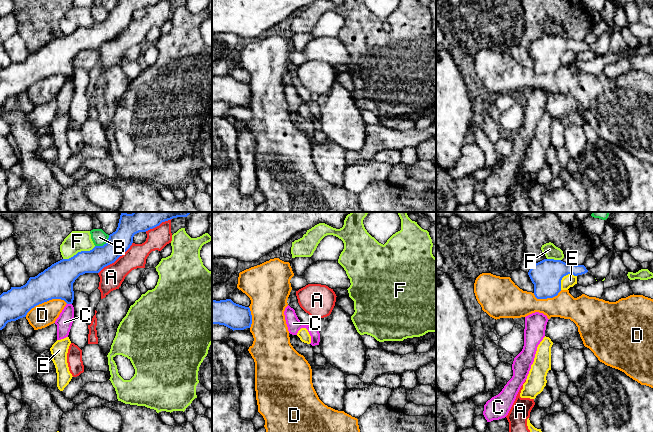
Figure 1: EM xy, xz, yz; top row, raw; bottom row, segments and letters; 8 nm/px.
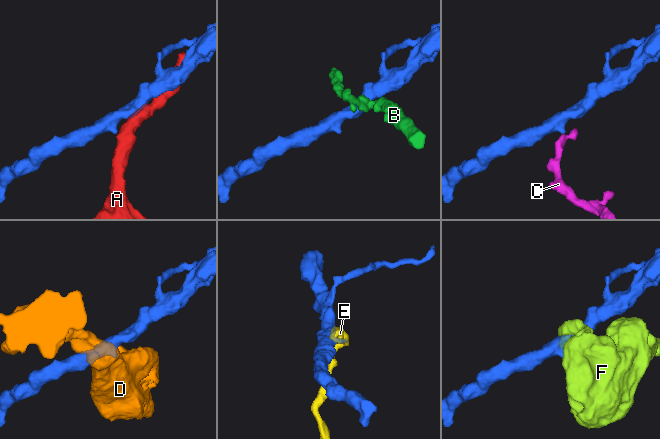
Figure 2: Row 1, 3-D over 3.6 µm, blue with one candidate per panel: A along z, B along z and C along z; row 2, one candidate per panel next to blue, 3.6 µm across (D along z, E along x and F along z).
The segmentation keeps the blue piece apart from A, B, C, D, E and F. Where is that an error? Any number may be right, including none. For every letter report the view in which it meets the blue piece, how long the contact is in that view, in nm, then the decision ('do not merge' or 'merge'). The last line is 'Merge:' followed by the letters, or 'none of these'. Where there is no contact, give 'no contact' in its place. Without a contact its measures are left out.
A: meets blue in xy; contact 380 nm long; do not merge
B: meets blue in xy; contact 150 nm long; do not merge
C: meets blue in xy; contact 40 nm long; do not merge
D: meets blue in xy; contact 360 nm long; do not merge
E: meets blue in yz; contact 180 nm long; do not merge
F: meets blue in xy; contact 280 nm long; do not merge
Merge: none of these

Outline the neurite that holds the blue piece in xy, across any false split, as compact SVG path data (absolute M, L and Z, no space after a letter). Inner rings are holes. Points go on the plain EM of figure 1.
M118 0L115 8L109 11L108 17L103 22L95 22L90 27L81 27L69 35L62 35L39 49L30 53L21 63L11 63L0 71L0 106L8 98L26 93L27 89L35 82L52 75L64 76L72 80L74 76L73 59L85 49L99 49L104 43L114 39L132 21L133 13L139 8L146 8L160 0Z

